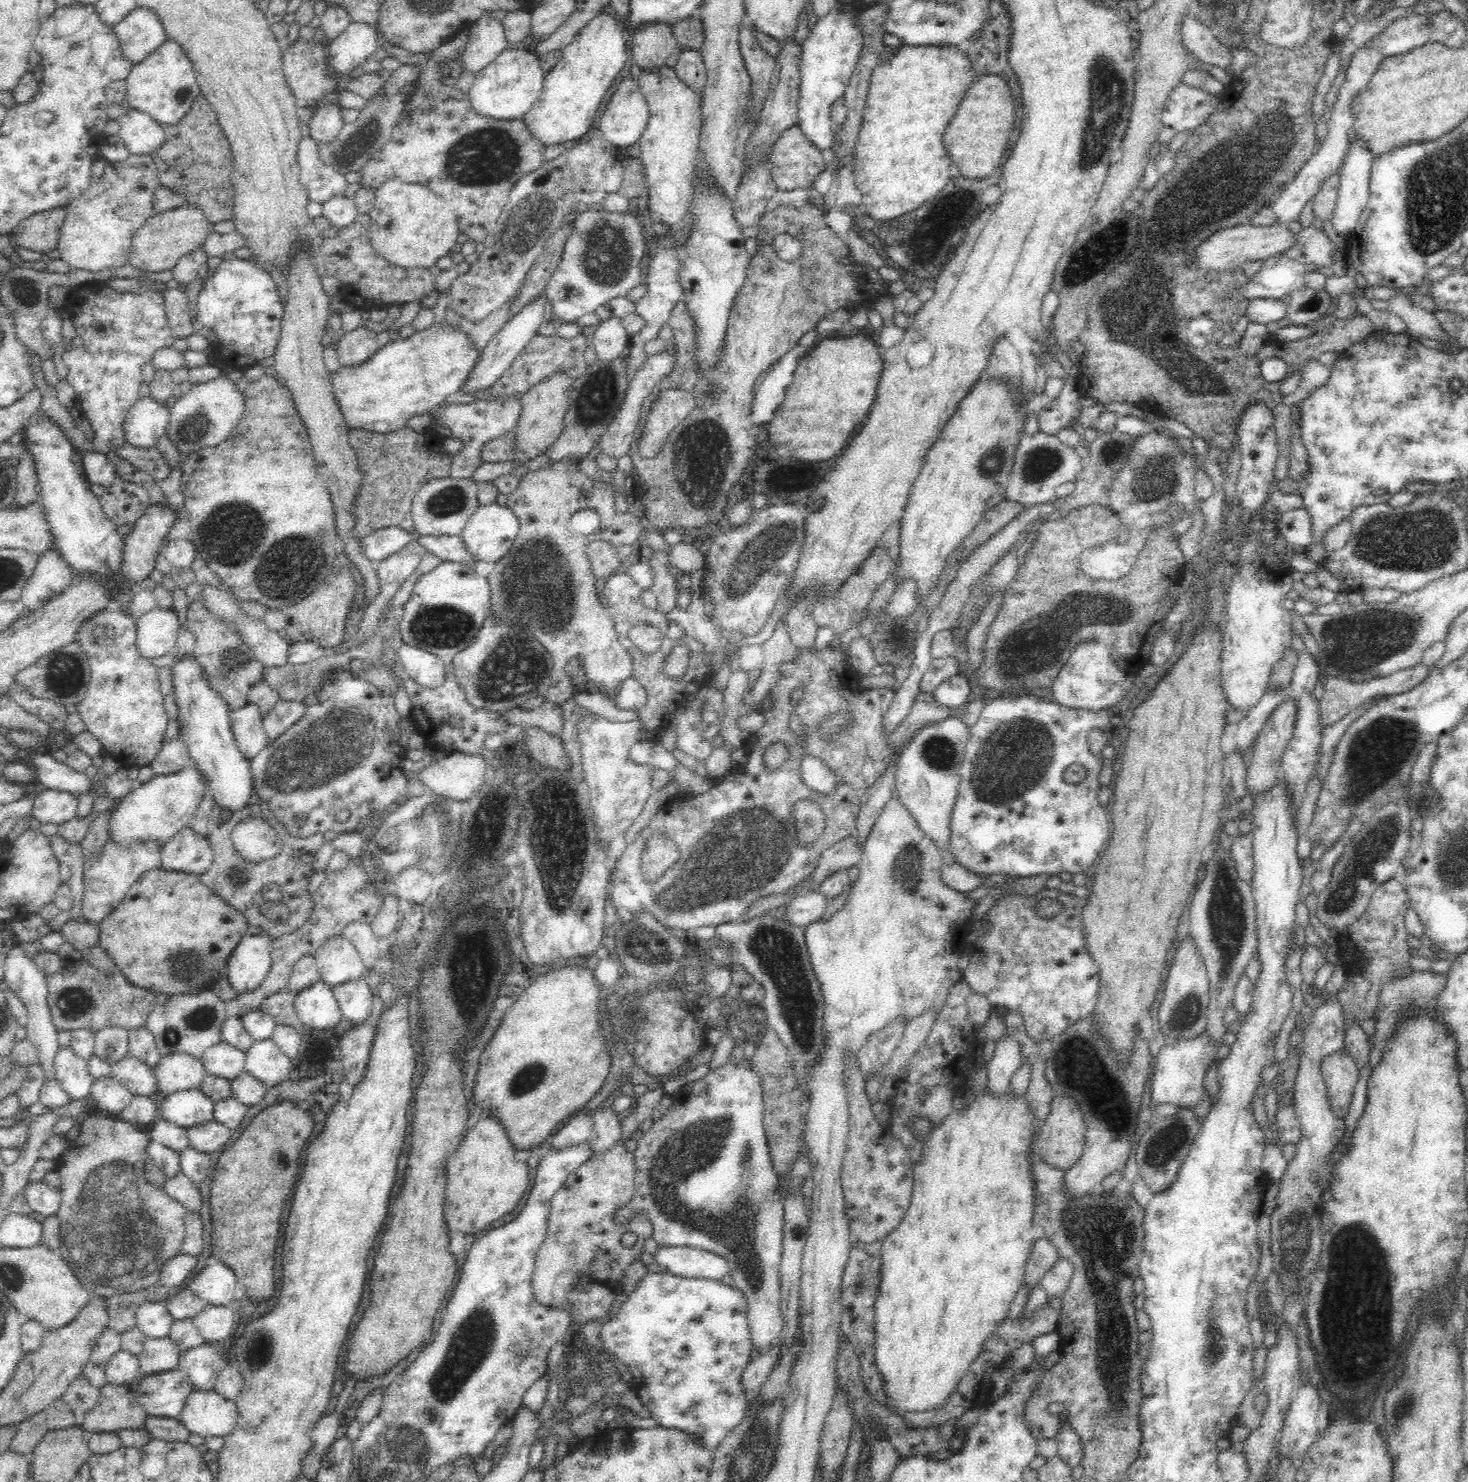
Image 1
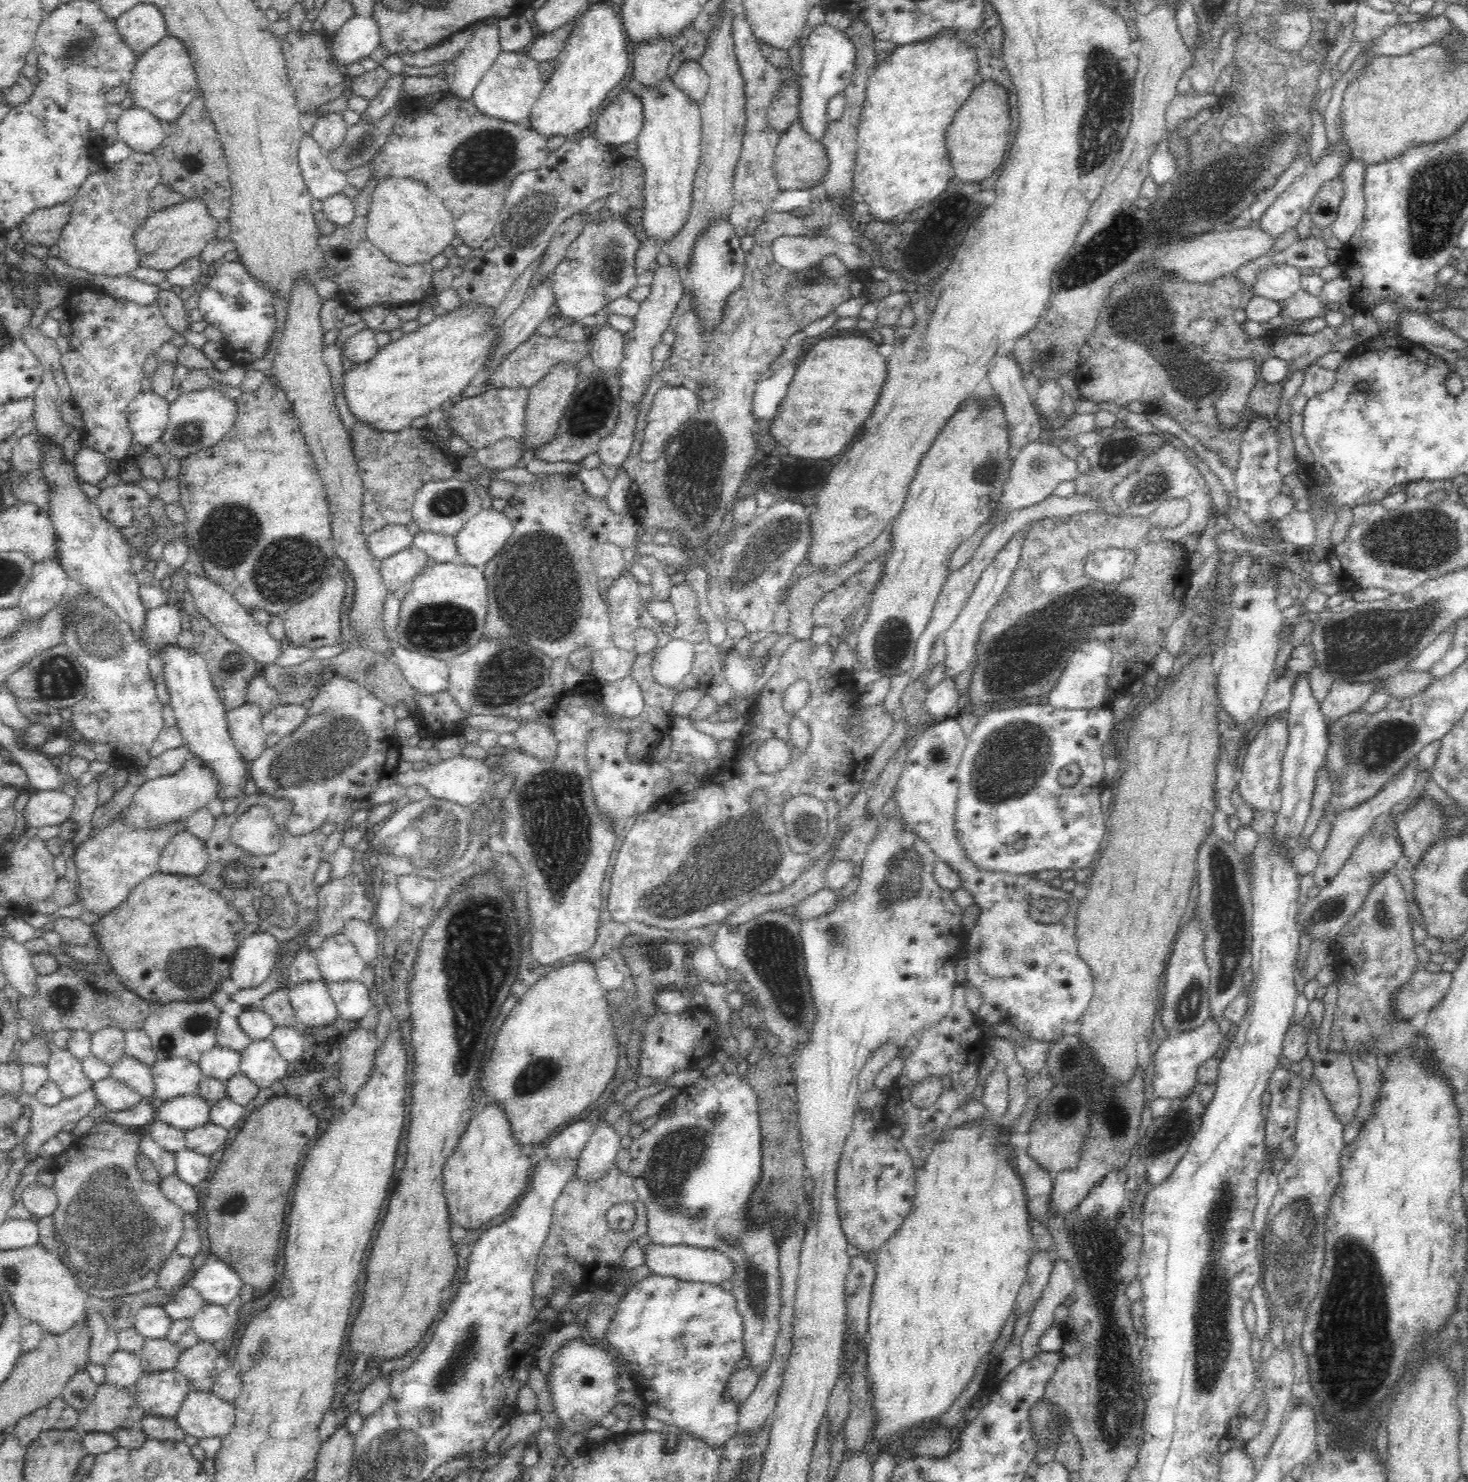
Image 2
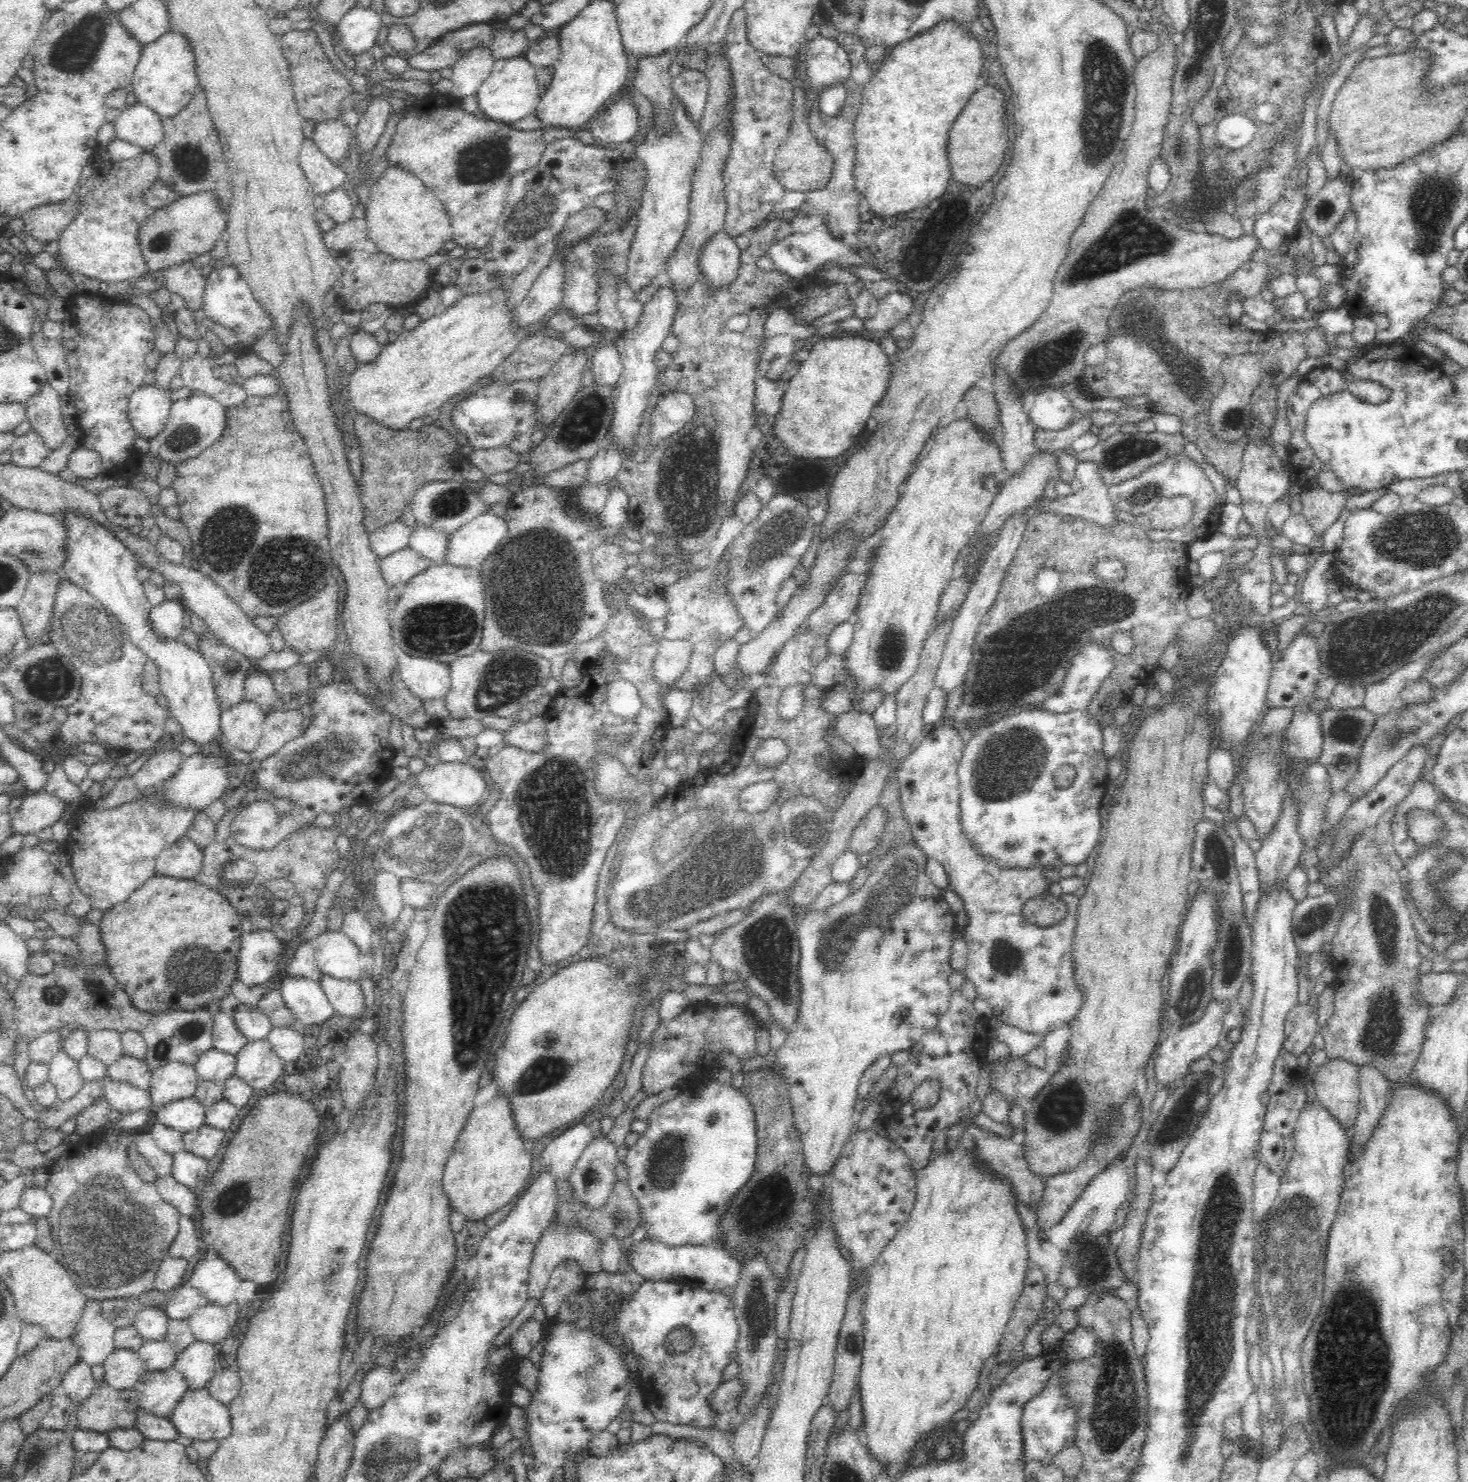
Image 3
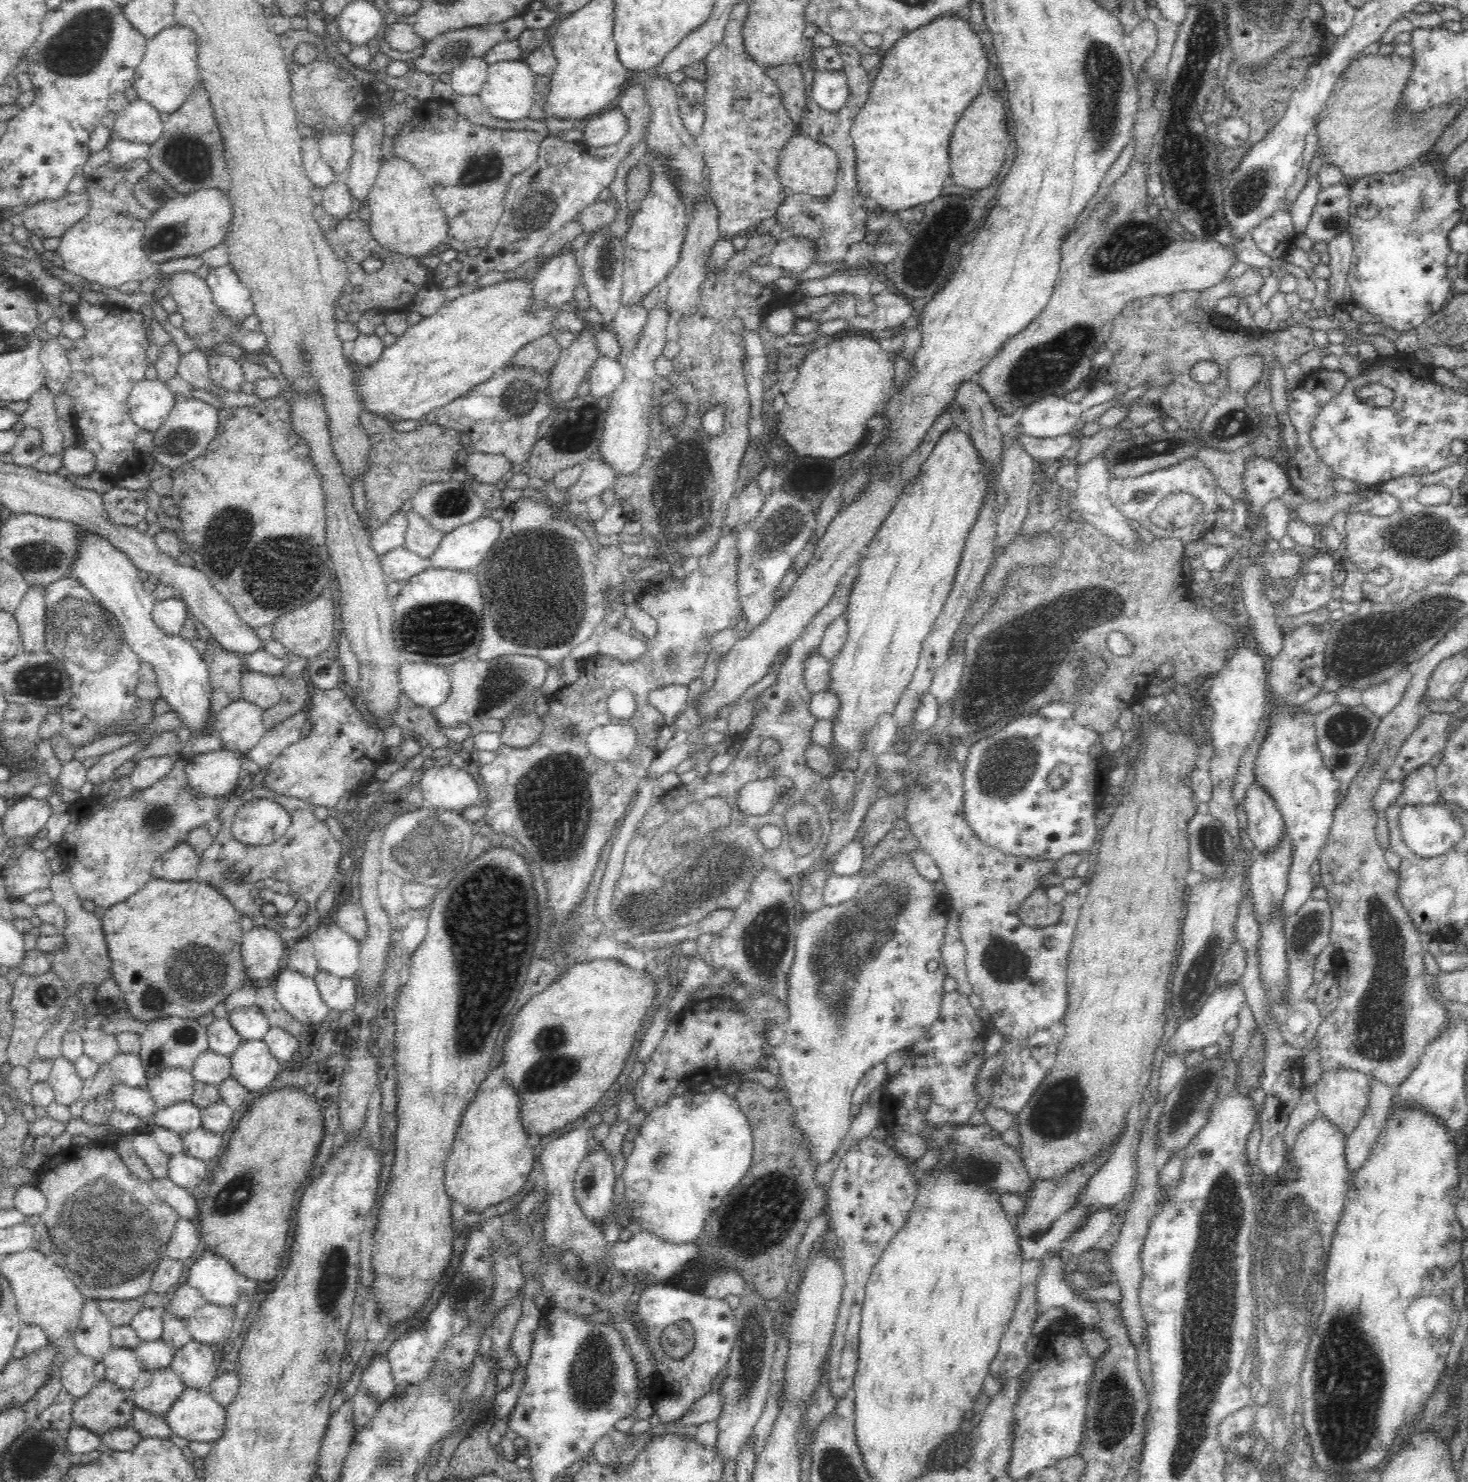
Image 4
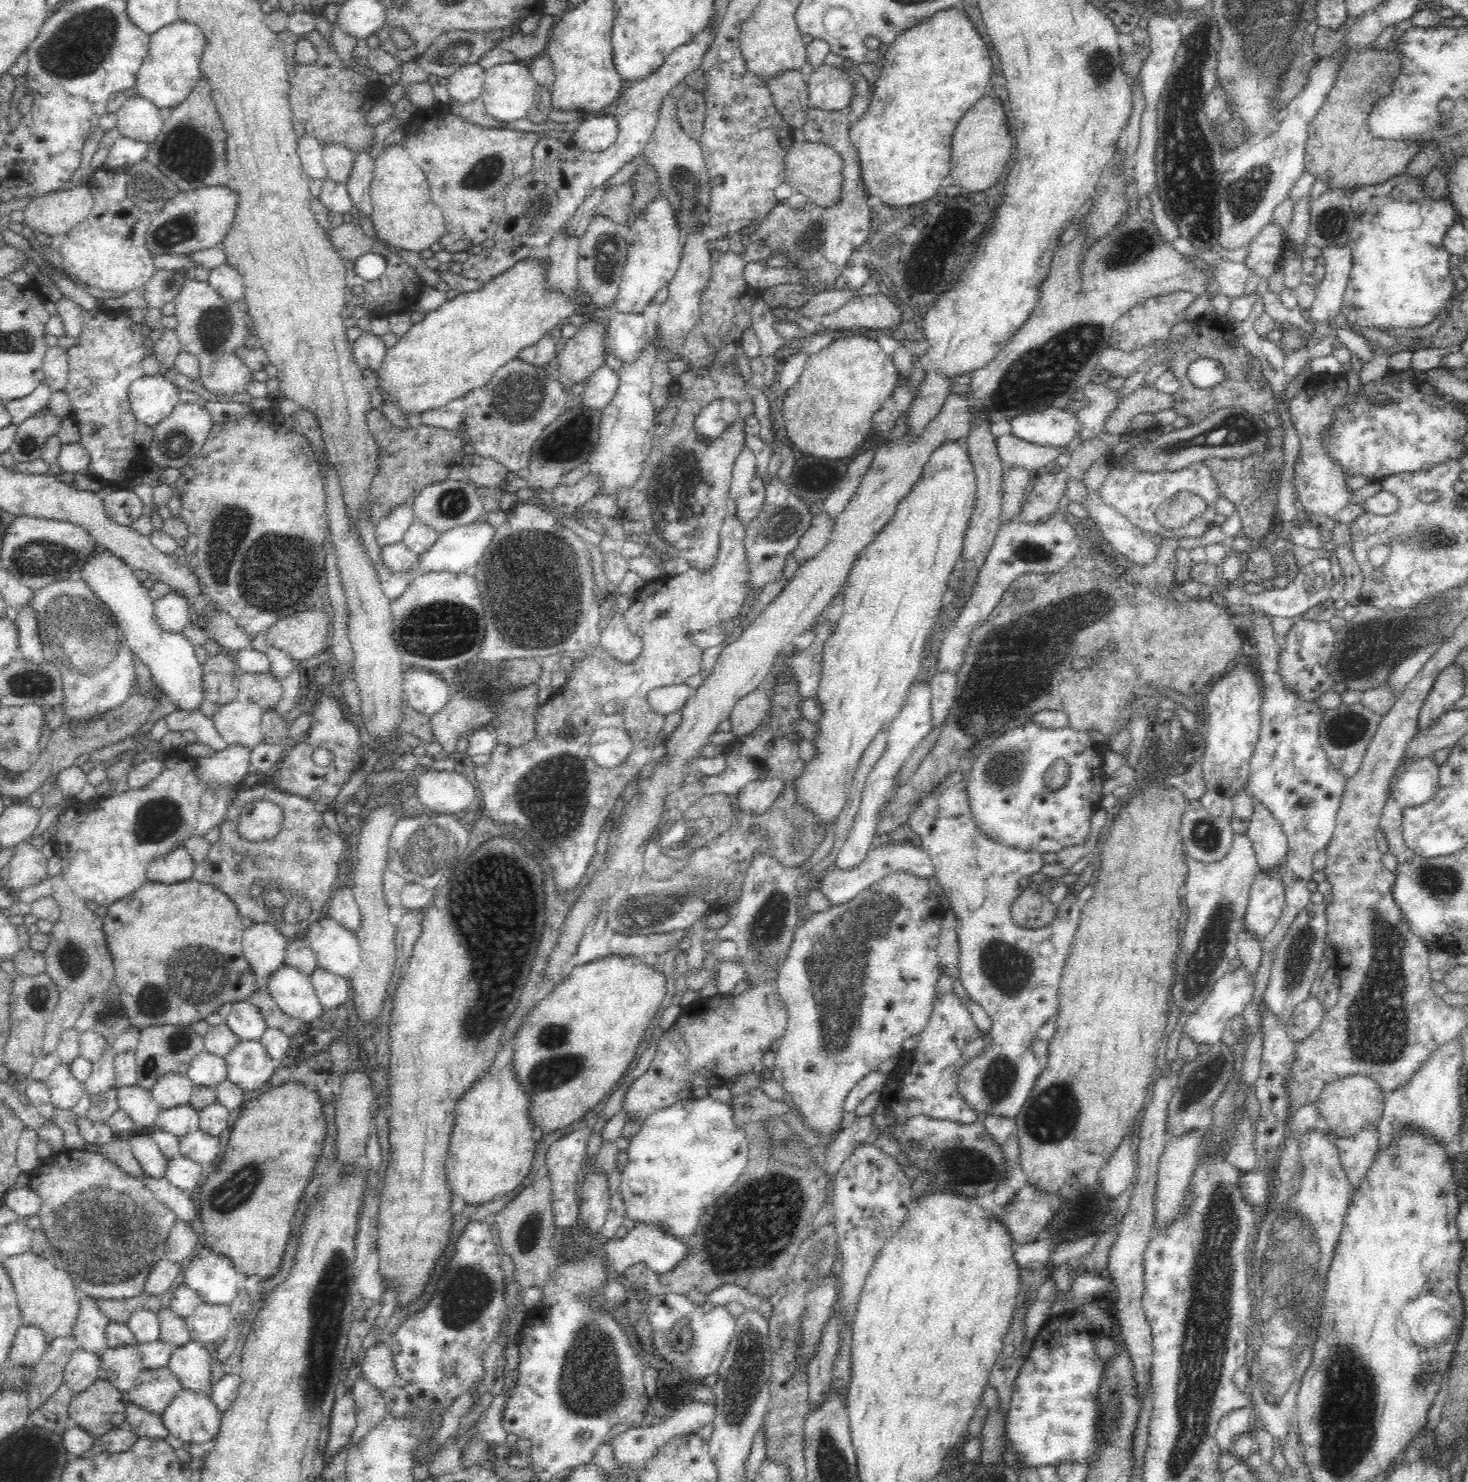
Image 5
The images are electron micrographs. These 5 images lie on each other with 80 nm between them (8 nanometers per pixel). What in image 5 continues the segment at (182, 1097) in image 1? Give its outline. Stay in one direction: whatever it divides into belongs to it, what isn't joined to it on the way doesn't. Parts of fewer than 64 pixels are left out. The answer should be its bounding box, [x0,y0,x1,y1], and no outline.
[153,1103,199,1136]

